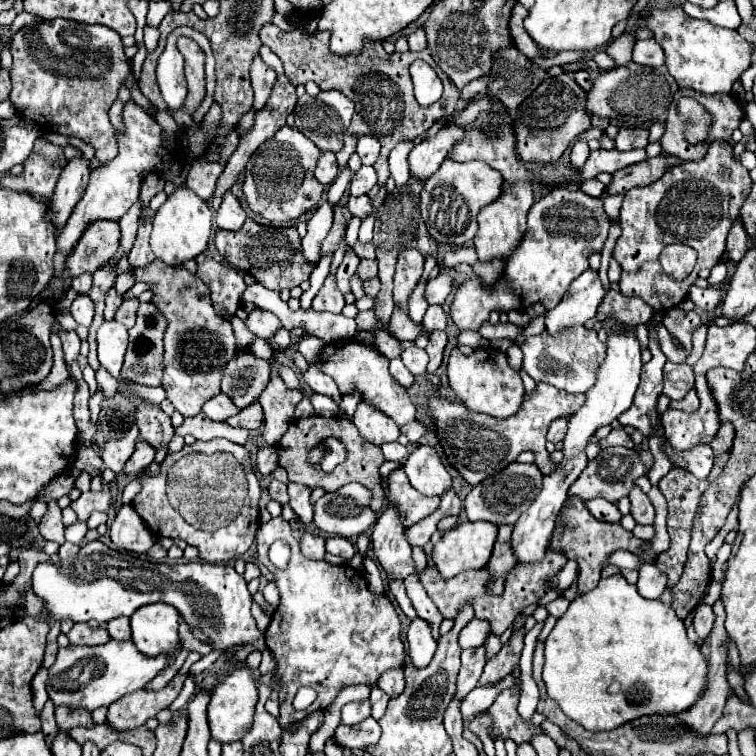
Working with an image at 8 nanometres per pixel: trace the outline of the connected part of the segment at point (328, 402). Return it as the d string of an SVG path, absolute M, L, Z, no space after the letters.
M319 393L313 395L313 407L315 407L315 415L319 415L319 417L335 417L335 415L339 415L337 403L331 397L325 397L325 395L319 395Z

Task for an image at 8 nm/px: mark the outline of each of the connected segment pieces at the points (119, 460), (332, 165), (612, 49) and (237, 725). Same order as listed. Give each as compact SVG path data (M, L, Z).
M131 423L129 431L123 437L113 437L105 443L101 459L103 459L103 467L111 469L115 473L119 473L123 469L123 465L127 463L127 459L131 457L135 443L139 439L139 429L137 423Z
M325 151L325 153L319 157L317 169L315 169L315 177L317 177L317 181L321 181L323 185L331 185L331 183L335 181L337 173L339 173L339 165L337 165L335 153Z
M639 23L633 25L633 31L631 33L623 33L619 39L615 39L613 43L609 43L607 47L607 53L615 59L617 65L625 65L631 61L631 51L633 51L633 33L639 29Z
M235 669L211 691L211 703L207 709L211 737L215 741L219 741L221 745L239 741L251 727L255 705L257 705L257 687L251 677L251 671L249 669Z

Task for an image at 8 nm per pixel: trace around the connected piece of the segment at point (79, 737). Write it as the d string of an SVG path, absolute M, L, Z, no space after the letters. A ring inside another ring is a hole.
M95 725L91 729L81 729L81 727L75 727L69 731L69 735L79 743L83 745L85 741L93 741L99 749L105 749L109 743L115 741L115 733L109 725Z

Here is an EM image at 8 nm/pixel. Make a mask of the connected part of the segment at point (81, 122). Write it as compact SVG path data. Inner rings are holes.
M69 19L37 21L25 25L15 33L15 37L11 39L11 55L13 55L13 67L9 75L13 89L9 101L15 105L21 117L37 121L37 125L43 131L55 131L85 141L95 149L95 159L99 159L101 163L117 155L117 143L113 135L115 129L109 123L107 105L111 107L111 103L117 99L117 91L125 81L125 77L131 73L131 69L123 53L121 37L113 29L105 25L83 25ZM99 71L107 71L107 73L99 77L97 75Z

